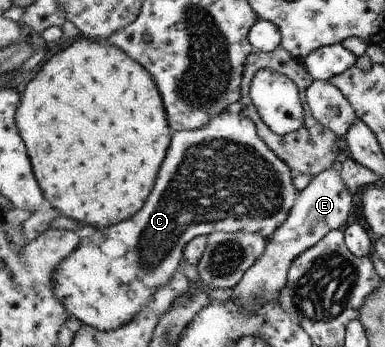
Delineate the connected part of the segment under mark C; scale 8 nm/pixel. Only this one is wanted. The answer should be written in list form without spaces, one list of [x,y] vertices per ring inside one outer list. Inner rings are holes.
[[[238,106],[211,118],[211,122],[199,130],[173,132],[167,152],[161,168],[163,174],[159,172],[159,186],[155,186],[151,200],[147,200],[133,218],[83,237],[78,250],[55,274],[55,292],[59,300],[71,314],[95,330],[117,330],[140,314],[155,290],[165,286],[180,269],[184,249],[194,238],[214,232],[250,232],[269,239],[285,224],[300,196],[293,185],[290,167],[259,138],[255,124]]]

